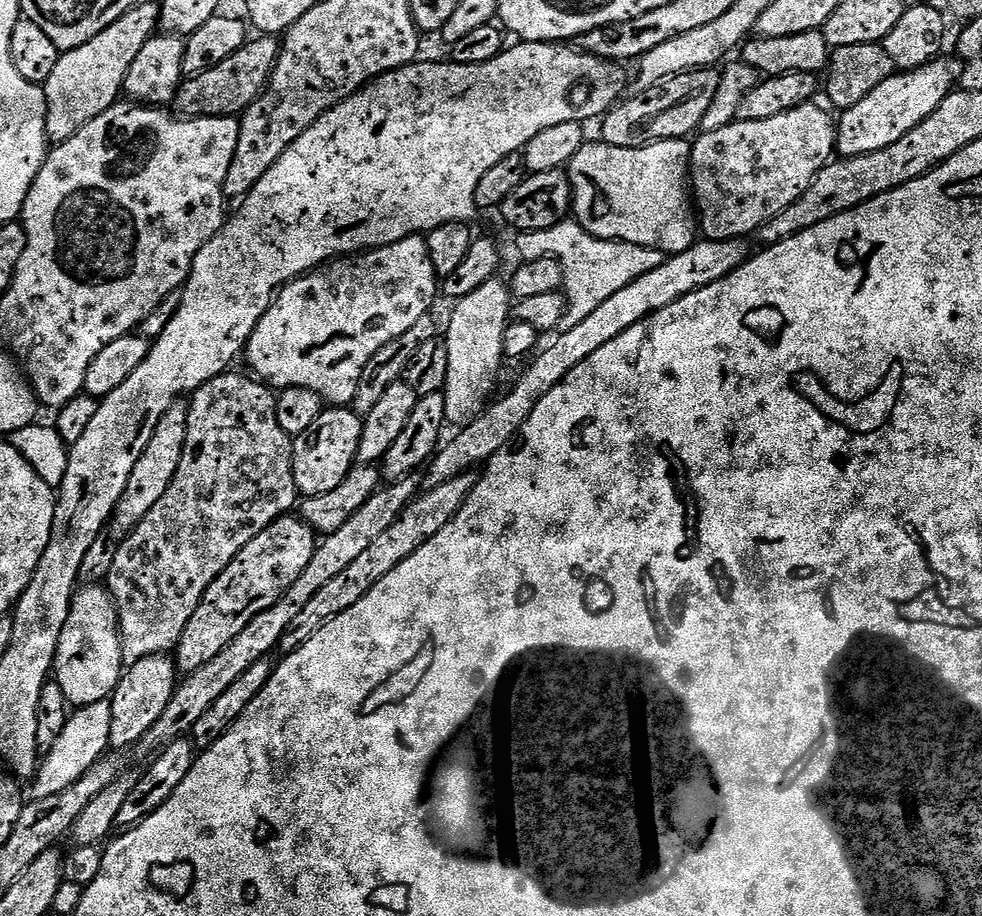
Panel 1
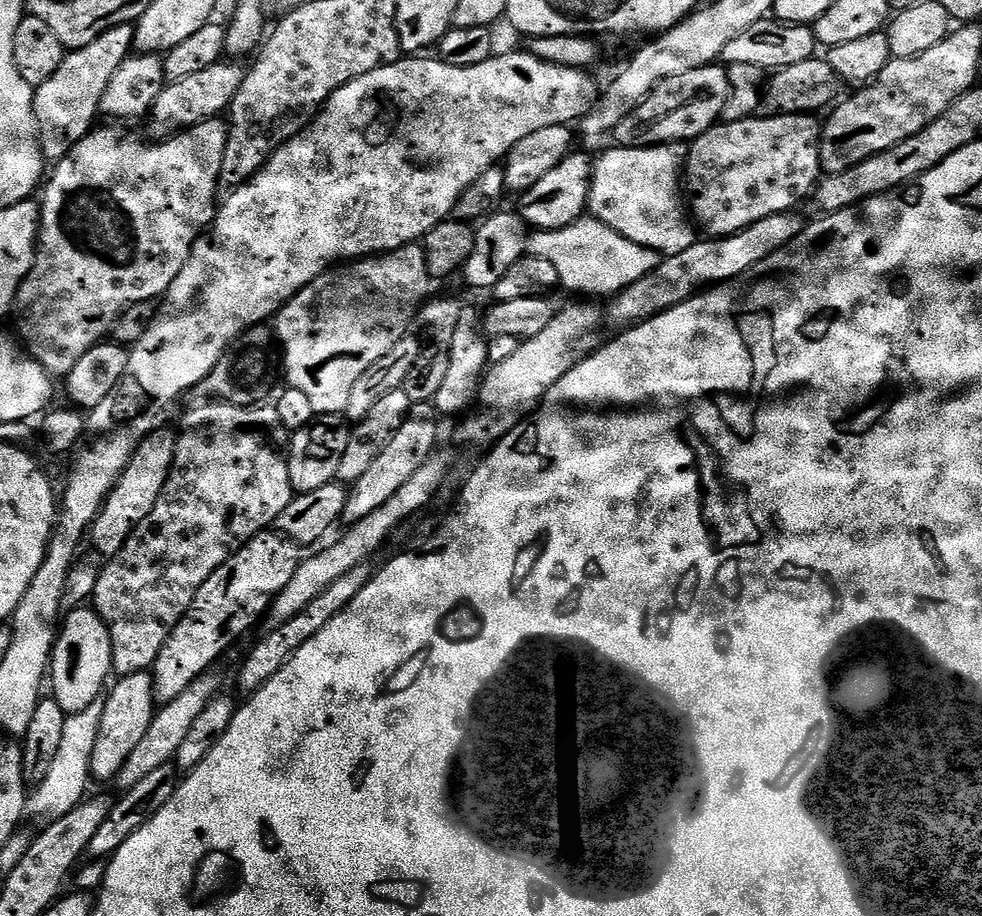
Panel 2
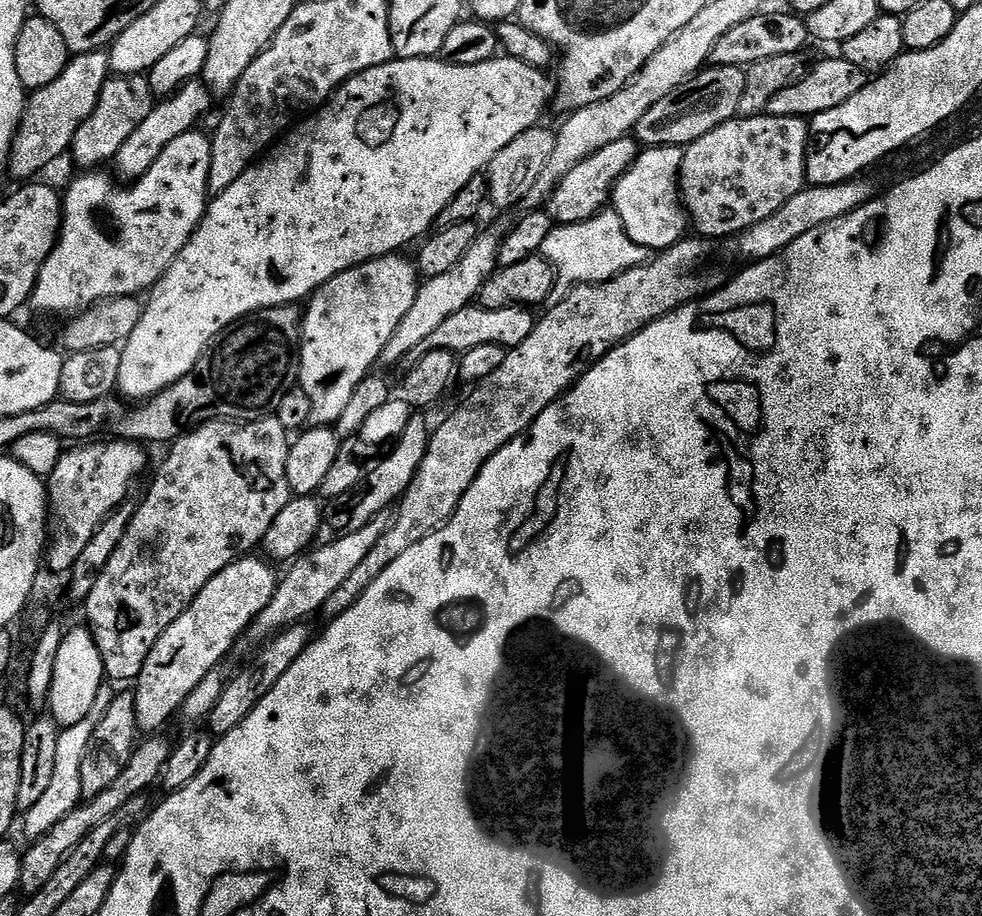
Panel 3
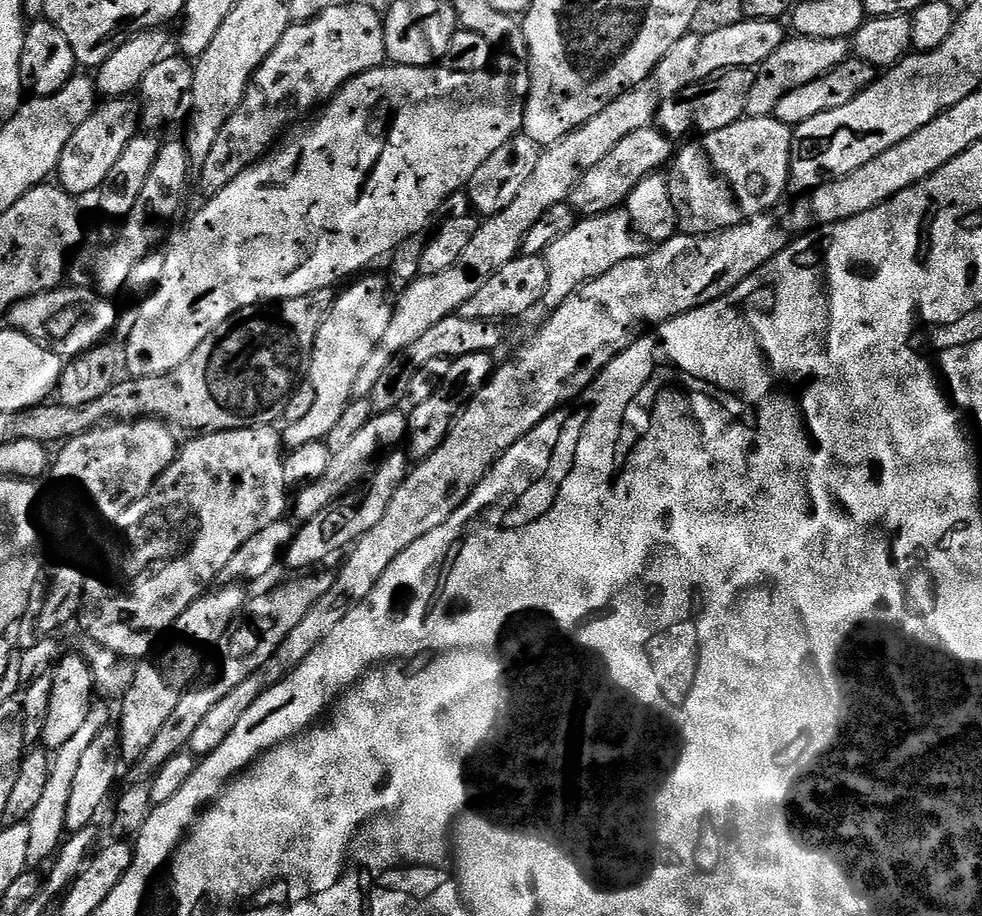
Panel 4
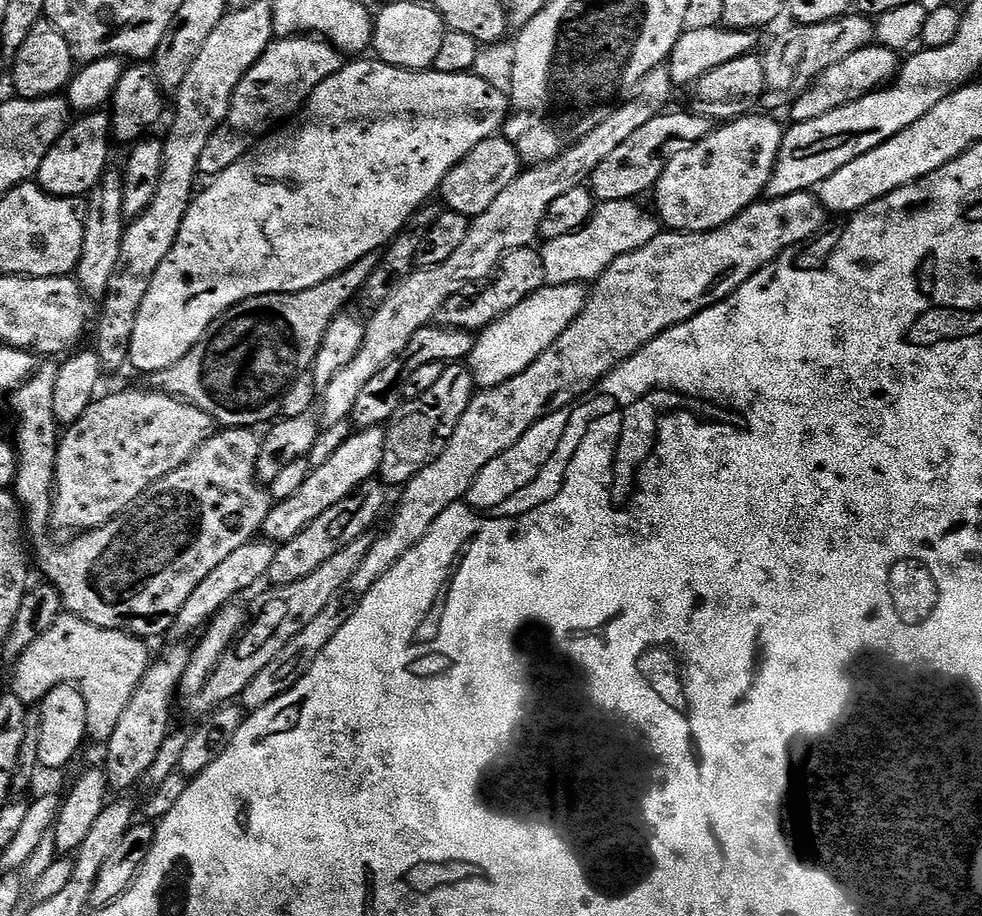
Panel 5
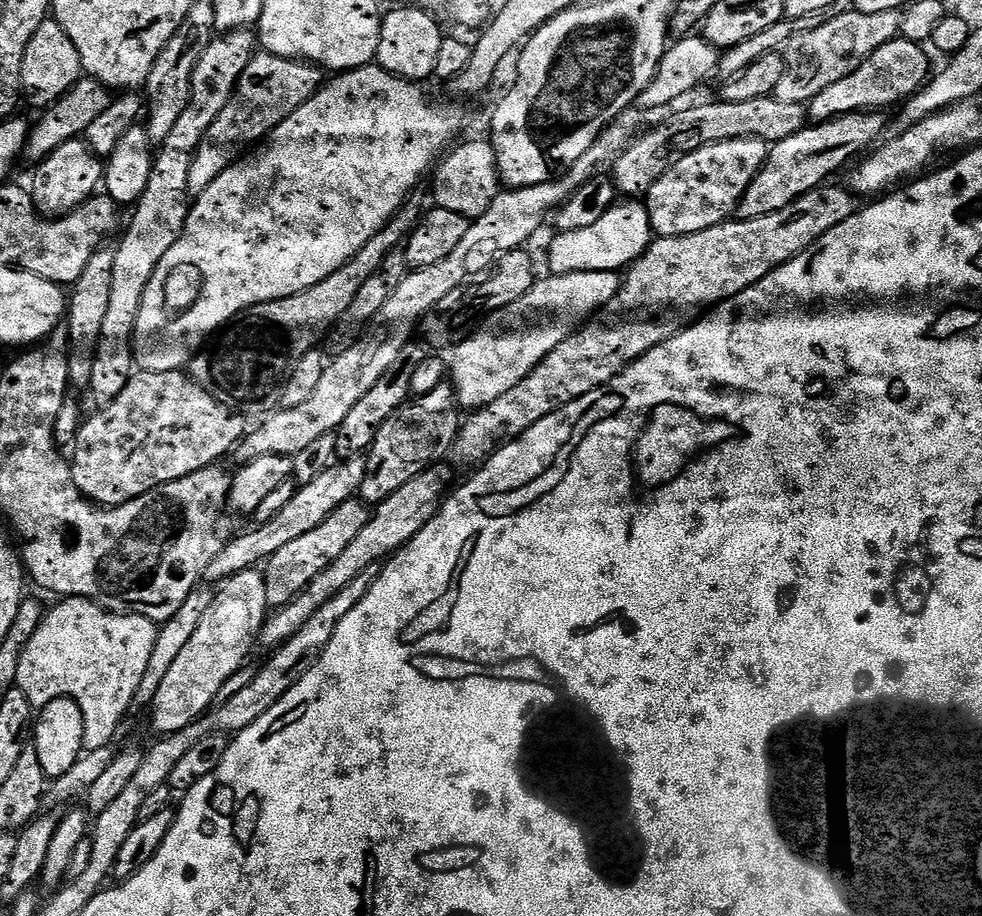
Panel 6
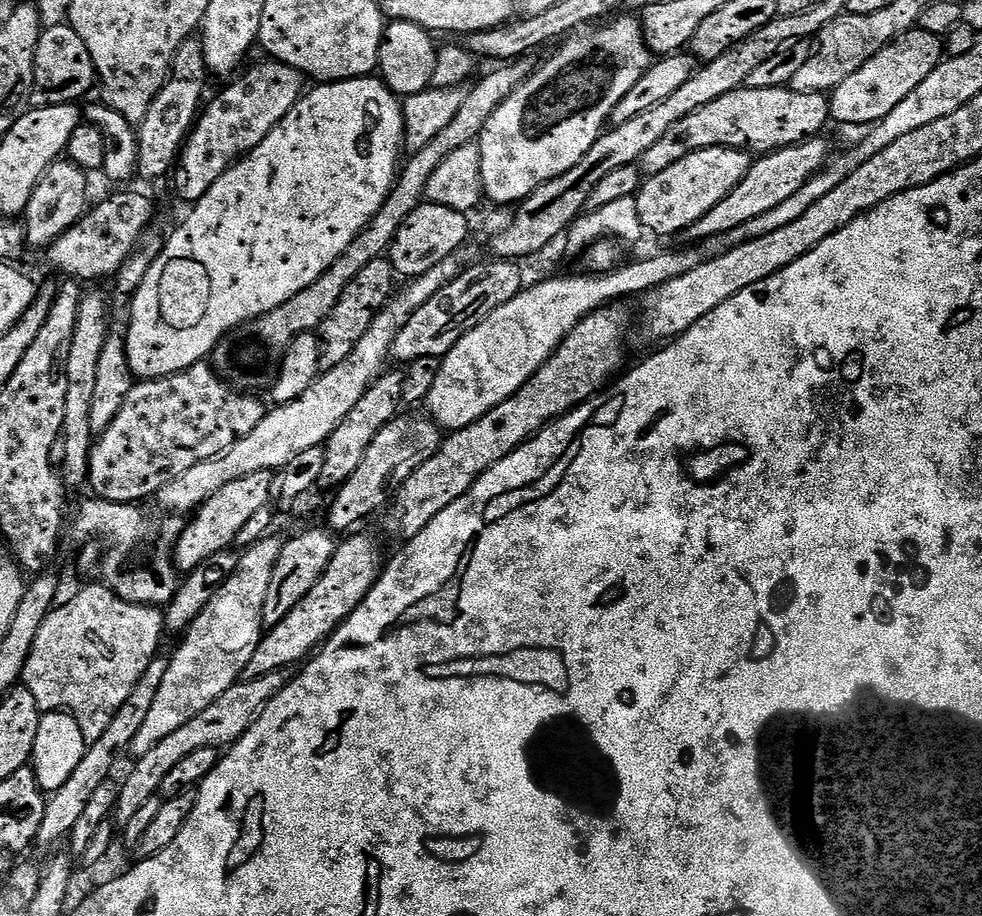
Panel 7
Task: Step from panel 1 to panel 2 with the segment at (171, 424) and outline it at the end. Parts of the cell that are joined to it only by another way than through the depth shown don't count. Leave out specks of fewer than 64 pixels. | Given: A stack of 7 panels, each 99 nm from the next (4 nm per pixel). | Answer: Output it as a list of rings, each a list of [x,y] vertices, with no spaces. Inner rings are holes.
[[[157,426],[150,435],[141,442],[134,450],[128,465],[122,470],[120,480],[112,489],[110,494],[105,498],[104,505],[100,512],[94,518],[90,529],[90,544],[94,549],[95,555],[100,558],[111,558],[126,546],[126,538],[134,534],[134,530],[154,510],[166,482],[170,478],[170,470],[174,466],[176,457],[176,437],[175,431],[164,426]]]

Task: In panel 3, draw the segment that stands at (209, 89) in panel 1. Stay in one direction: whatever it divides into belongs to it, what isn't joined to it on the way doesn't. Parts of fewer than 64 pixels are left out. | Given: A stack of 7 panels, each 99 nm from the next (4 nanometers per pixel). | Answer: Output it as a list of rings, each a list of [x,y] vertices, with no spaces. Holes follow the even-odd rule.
[[[197,78],[186,82],[173,96],[165,96],[155,104],[150,114],[146,114],[146,118],[138,125],[138,130],[134,130],[134,134],[130,134],[130,138],[122,142],[122,150],[118,150],[114,167],[124,179],[121,181],[135,182],[143,178],[150,166],[154,166],[158,154],[162,154],[162,150],[166,150],[166,146],[170,146],[174,138],[182,138],[182,134],[193,131],[199,125],[196,123],[203,118],[208,100],[210,101],[208,85],[203,79]]]

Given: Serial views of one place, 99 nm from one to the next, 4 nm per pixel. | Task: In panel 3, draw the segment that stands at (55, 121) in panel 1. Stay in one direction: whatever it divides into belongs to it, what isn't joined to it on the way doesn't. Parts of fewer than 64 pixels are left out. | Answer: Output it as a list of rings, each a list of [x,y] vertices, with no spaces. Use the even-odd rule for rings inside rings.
[[[107,51],[99,52],[82,52],[78,58],[69,59],[66,70],[62,70],[62,74],[58,74],[58,78],[54,78],[54,82],[50,82],[50,86],[42,86],[35,89],[27,97],[24,113],[20,119],[20,125],[16,128],[16,137],[12,139],[12,155],[10,157],[10,173],[16,182],[28,182],[43,170],[47,164],[52,164],[60,155],[67,153],[72,147],[72,139],[78,130],[78,126],[82,124],[90,116],[94,110],[94,106],[98,102],[98,98],[102,94],[102,86],[110,78],[110,69],[108,67]]]

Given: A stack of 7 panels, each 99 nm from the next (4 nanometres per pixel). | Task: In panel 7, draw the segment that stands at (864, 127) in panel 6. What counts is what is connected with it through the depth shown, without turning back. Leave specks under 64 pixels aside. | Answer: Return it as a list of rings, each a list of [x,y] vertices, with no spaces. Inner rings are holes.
[[[809,138],[800,144],[777,148],[775,152],[761,155],[753,159],[750,170],[718,206],[714,206],[703,218],[698,218],[694,226],[690,226],[682,234],[683,239],[688,242],[703,242],[715,238],[718,234],[726,234],[734,230],[737,226],[743,226],[746,222],[751,222],[754,218],[766,214],[773,206],[778,206],[785,198],[791,198],[798,194],[801,186],[806,186],[806,182],[811,176],[819,172],[830,160],[828,154],[828,144],[824,138]]]

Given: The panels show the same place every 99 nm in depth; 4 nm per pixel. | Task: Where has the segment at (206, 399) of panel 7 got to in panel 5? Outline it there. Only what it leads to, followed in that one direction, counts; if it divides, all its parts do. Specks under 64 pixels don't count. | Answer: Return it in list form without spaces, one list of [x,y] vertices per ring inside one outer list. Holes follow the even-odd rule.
[[[148,386],[128,388],[125,392],[112,392],[109,396],[103,396],[92,401],[78,422],[67,425],[56,452],[56,487],[52,489],[51,527],[61,528],[67,534],[89,532],[121,516],[145,490],[154,486],[154,482],[178,470],[178,466],[187,462],[214,435],[214,422],[210,414],[177,396]]]

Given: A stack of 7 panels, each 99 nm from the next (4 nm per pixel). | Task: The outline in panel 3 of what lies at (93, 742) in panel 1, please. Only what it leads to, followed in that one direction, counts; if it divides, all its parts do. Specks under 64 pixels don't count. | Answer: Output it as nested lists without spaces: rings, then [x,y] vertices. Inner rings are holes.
[[[105,686],[98,690],[98,698],[94,698],[94,707],[91,708],[90,714],[86,714],[86,718],[82,718],[82,722],[77,722],[75,726],[70,726],[60,732],[58,755],[54,758],[54,775],[50,778],[50,786],[42,794],[39,802],[34,802],[34,806],[30,806],[30,810],[23,813],[22,816],[24,832],[28,835],[29,841],[46,834],[46,830],[50,830],[50,826],[62,822],[62,818],[66,818],[66,814],[70,814],[70,810],[74,810],[76,805],[81,803],[82,758],[86,755],[86,746],[90,746],[90,734],[94,734],[98,722],[102,722],[103,716],[106,715],[106,709],[110,707],[114,695],[113,689],[110,690],[110,688]]]

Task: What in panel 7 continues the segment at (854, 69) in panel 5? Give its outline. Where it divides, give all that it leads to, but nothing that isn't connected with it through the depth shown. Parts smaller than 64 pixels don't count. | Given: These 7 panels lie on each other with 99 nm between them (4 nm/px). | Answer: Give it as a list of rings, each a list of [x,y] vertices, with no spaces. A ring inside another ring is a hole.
[[[913,30],[902,33],[892,40],[862,70],[854,70],[846,82],[842,82],[830,93],[830,116],[840,124],[866,124],[873,126],[890,114],[894,106],[905,101],[914,90],[918,90],[929,74],[942,61],[942,44],[934,34]]]

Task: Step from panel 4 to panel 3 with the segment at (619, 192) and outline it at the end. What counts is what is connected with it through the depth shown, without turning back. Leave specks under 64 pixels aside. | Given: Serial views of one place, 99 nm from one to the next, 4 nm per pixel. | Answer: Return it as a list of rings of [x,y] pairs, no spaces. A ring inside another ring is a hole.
[[[631,135],[594,150],[588,158],[582,158],[558,183],[546,199],[546,211],[557,225],[577,224],[589,220],[599,212],[605,211],[612,199],[612,190],[620,181],[620,176],[633,164],[642,151],[641,145]]]

